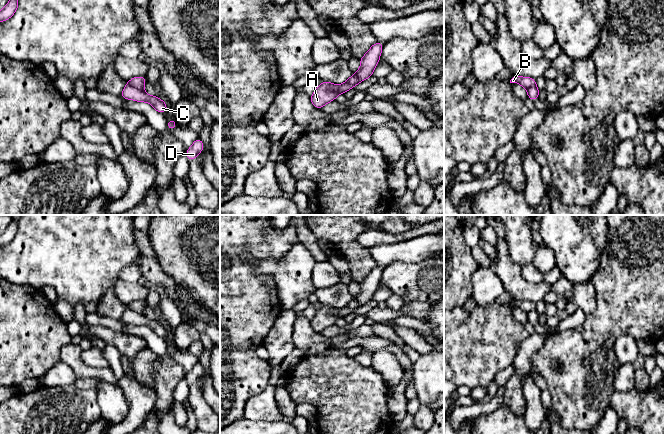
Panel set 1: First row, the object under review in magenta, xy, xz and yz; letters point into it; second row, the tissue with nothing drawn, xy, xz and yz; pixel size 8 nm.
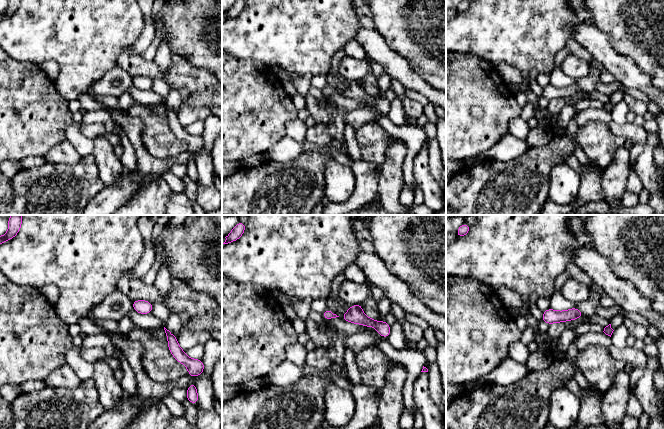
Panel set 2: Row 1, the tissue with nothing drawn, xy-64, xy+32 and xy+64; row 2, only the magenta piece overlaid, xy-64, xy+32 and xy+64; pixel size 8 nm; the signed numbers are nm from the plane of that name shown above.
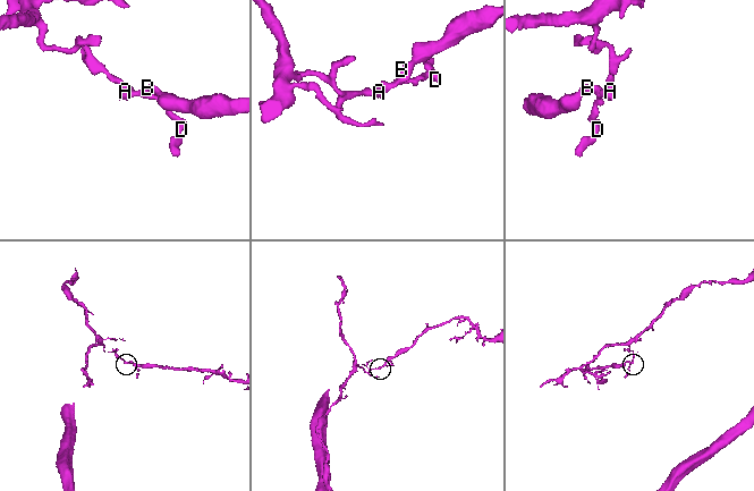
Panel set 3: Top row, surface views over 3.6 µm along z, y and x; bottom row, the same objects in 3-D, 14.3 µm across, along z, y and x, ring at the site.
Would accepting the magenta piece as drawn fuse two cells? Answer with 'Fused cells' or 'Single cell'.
Fused cells

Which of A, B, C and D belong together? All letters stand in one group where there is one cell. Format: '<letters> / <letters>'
A C D / B

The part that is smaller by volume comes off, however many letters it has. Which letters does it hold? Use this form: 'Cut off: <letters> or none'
Cut off: A, C, D

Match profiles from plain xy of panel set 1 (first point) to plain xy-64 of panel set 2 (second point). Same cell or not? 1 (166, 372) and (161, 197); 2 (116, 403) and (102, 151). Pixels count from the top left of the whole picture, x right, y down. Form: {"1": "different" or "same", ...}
{"1": "different", "2": "same"}

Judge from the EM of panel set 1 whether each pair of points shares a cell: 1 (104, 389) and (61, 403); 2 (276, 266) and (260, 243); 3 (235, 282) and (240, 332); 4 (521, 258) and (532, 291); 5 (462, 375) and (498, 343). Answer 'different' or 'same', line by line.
1: different
2: different
3: same
4: different
5: same

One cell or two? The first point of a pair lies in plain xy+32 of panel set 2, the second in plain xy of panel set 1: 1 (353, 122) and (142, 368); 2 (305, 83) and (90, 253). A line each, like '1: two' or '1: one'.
1: two
2: two

